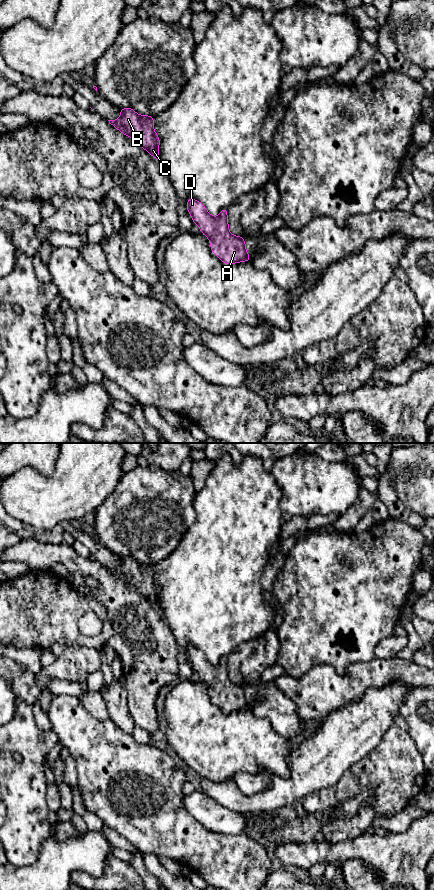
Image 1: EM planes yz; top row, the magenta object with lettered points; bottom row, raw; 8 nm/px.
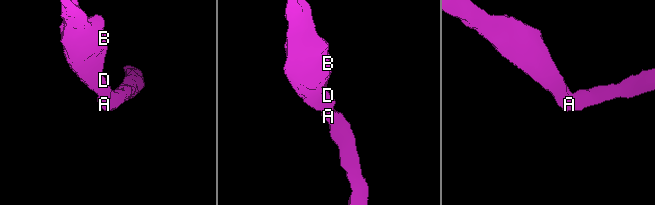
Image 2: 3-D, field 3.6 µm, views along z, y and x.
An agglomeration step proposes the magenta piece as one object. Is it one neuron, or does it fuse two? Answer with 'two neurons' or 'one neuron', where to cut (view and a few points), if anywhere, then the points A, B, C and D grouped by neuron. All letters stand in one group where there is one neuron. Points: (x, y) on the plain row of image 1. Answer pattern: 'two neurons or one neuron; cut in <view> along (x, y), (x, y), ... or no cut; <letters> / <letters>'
one neuron; no cut; A B C D

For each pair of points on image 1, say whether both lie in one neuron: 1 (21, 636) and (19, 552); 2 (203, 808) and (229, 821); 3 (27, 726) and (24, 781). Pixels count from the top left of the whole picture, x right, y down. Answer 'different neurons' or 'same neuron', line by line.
1: different neurons
2: same neuron
3: same neuron

